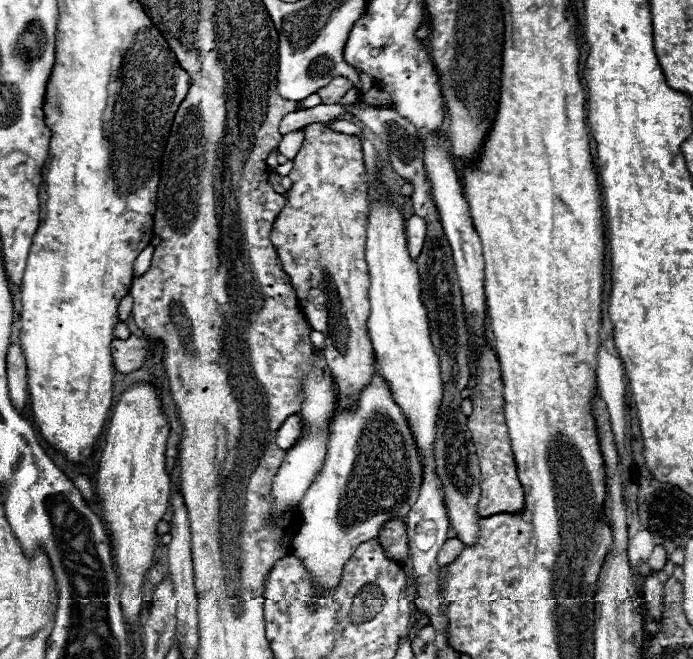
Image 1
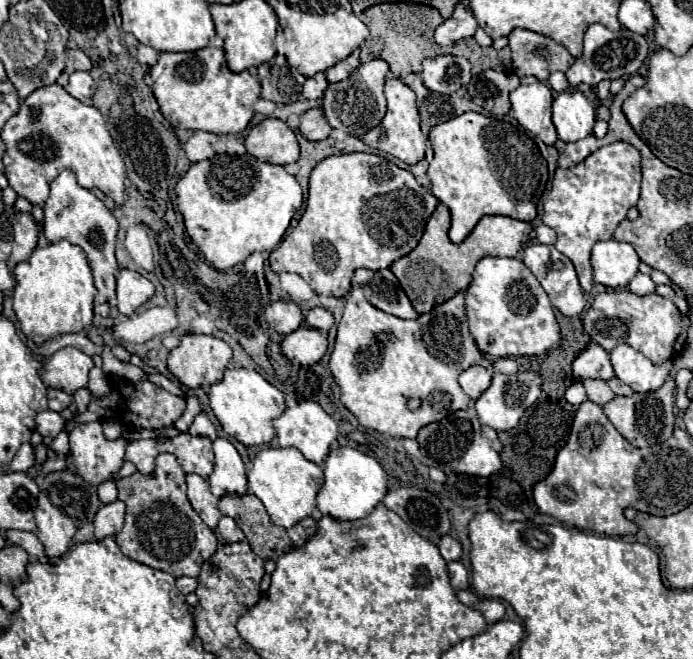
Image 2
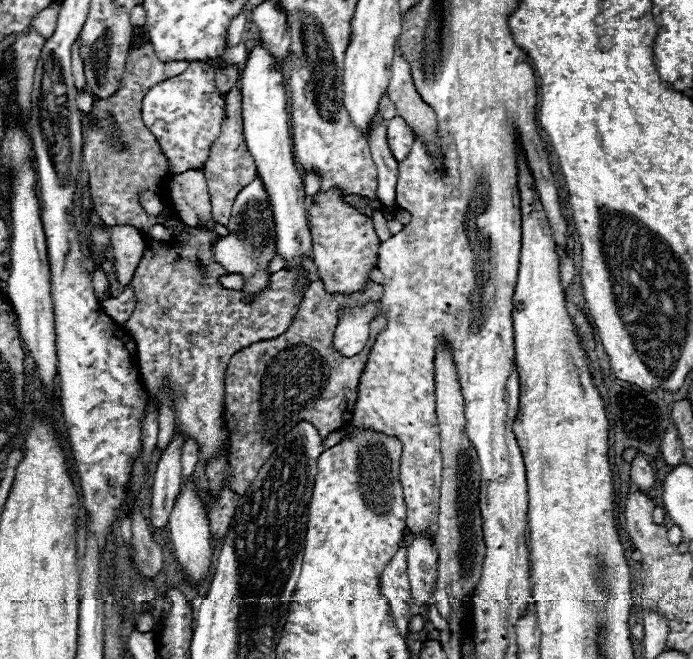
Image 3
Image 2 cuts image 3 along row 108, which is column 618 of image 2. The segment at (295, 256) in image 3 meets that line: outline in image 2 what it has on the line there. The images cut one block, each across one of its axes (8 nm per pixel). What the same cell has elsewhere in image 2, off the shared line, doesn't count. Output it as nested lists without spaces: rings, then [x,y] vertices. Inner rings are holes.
[[[606,240],[592,248],[594,282],[606,288],[624,288],[638,272],[640,258],[628,242]]]

